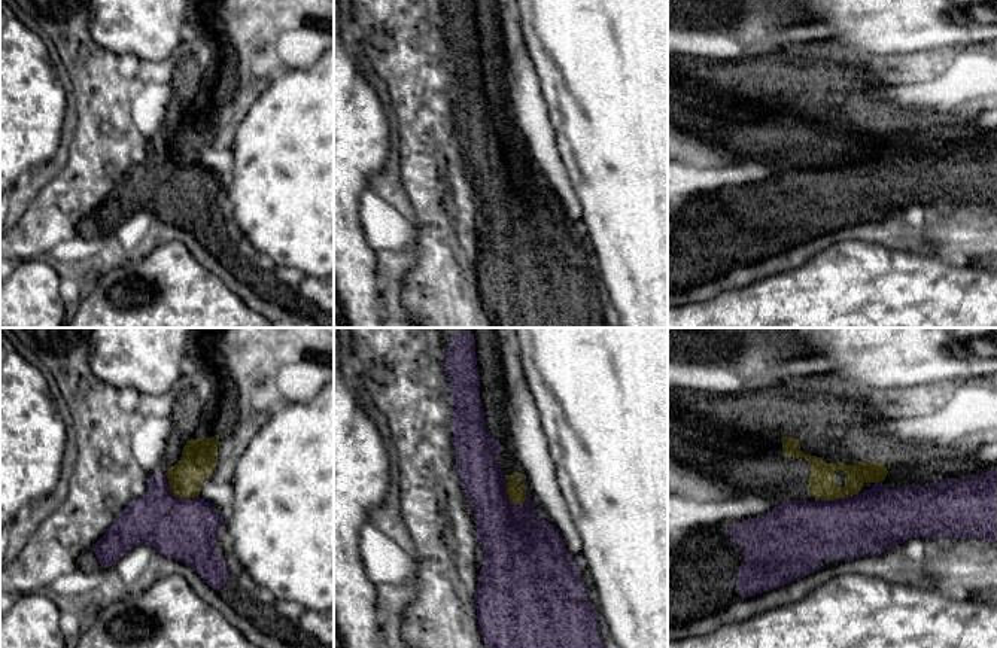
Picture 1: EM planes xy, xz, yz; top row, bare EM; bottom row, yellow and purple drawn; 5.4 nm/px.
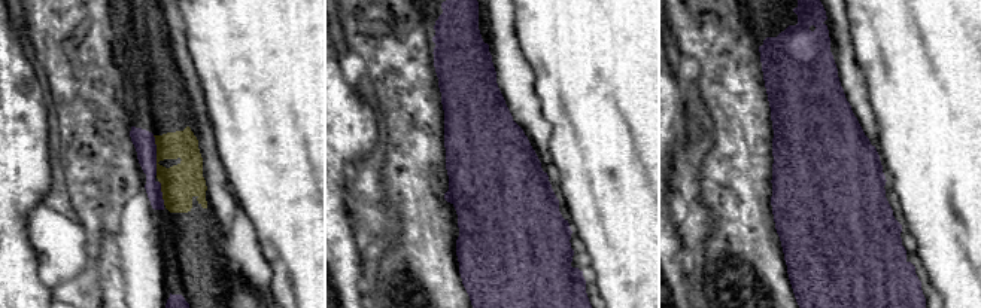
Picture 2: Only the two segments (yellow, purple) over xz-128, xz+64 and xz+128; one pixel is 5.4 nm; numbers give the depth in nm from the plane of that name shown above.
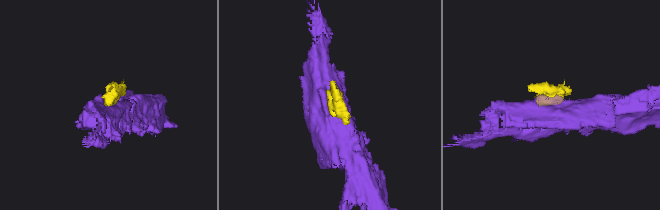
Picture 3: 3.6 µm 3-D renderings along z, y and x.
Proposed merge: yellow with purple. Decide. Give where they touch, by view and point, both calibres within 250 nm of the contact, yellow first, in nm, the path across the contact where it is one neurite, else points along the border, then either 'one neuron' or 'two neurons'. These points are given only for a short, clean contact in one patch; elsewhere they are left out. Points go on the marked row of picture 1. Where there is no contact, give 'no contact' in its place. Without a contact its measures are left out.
xz (507, 493) | 100/360 nm | along xz (504, 475), (507, 480), (507, 498), (520, 505) | two neurons

